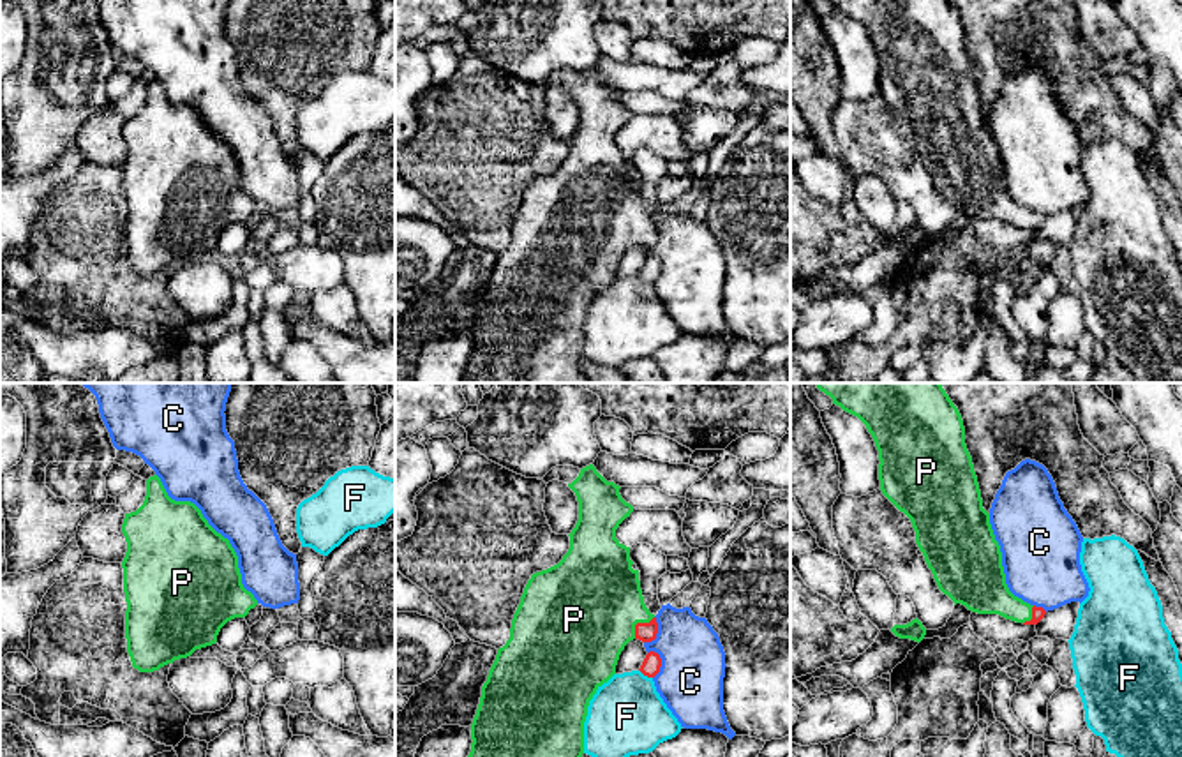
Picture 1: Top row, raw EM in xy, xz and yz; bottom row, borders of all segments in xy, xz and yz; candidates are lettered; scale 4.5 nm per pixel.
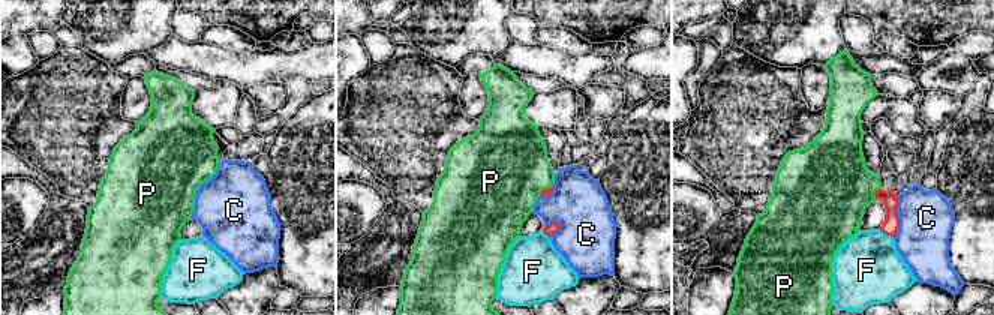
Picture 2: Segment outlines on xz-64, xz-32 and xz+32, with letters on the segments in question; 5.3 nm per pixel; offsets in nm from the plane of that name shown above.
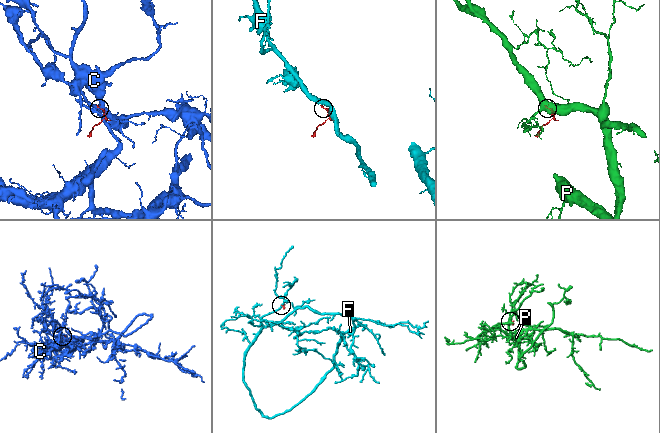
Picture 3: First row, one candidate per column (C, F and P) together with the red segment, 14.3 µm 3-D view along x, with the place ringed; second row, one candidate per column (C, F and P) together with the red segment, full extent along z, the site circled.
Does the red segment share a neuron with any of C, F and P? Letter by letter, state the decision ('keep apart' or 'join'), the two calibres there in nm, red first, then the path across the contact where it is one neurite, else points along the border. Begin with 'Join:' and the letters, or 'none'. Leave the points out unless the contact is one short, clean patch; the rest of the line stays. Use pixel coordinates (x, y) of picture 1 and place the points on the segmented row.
Join: P
C: keep apart; 90 nm thick on the red side, 300 nm on the other
F: keep apart; 90 nm thick on the red side, 360 nm on the other; border along xz (639, 669), (651, 678)
P: join; 90 nm thick on the red side, 480 nm on the other

